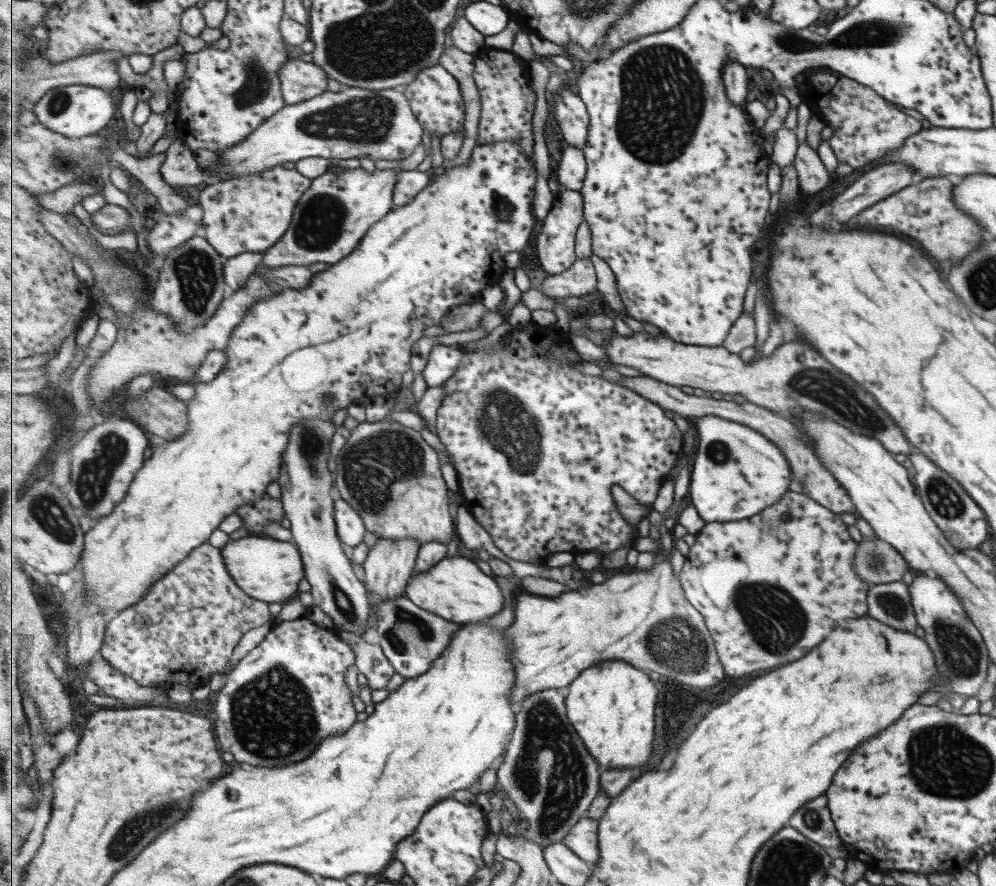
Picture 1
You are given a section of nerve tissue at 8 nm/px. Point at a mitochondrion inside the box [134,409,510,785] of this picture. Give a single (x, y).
(272, 716)

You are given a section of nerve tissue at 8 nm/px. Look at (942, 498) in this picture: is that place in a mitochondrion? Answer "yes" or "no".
yes

